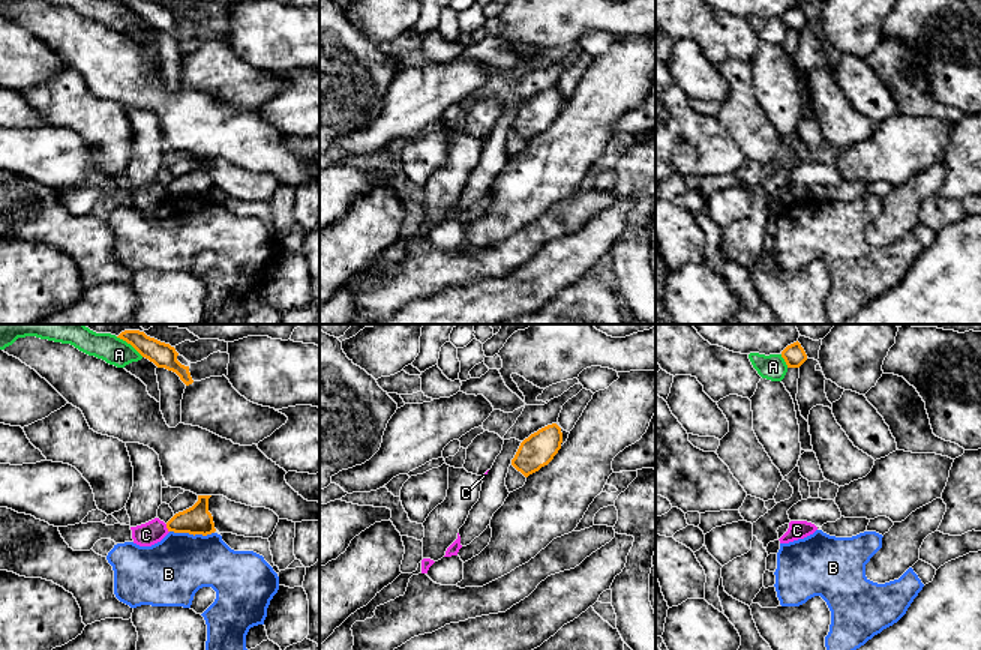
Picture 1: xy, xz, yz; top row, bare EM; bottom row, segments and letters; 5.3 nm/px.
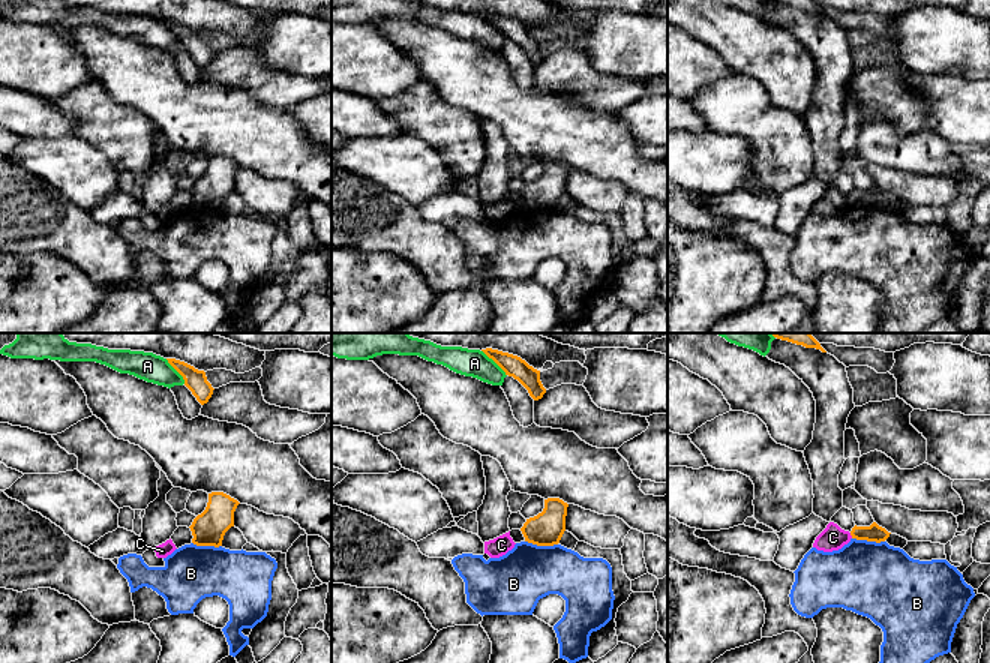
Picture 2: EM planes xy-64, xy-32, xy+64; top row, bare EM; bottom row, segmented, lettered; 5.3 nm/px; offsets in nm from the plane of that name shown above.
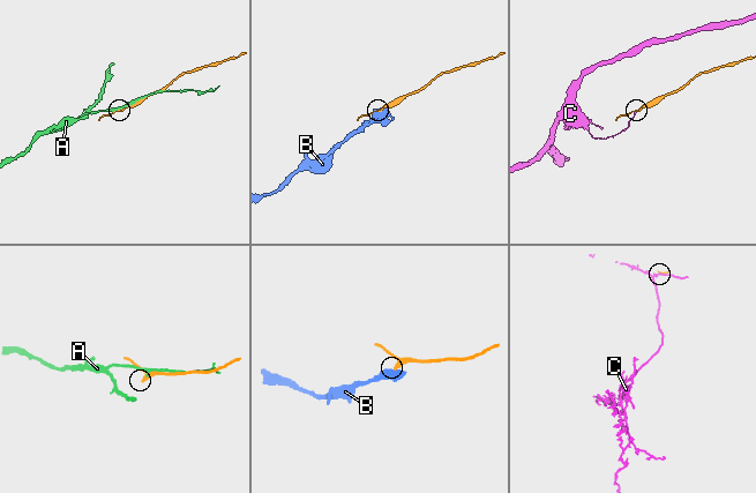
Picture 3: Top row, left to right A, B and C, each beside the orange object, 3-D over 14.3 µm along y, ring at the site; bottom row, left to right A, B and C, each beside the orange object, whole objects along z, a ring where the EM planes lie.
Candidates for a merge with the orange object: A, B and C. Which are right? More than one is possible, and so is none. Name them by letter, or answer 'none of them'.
none of them

